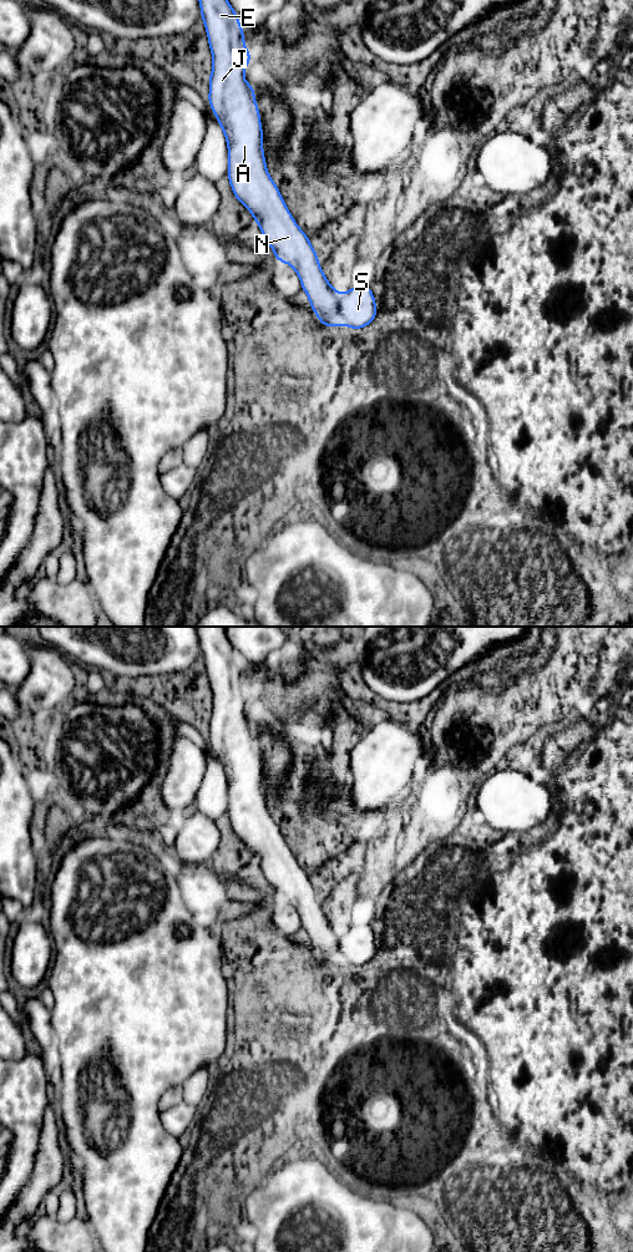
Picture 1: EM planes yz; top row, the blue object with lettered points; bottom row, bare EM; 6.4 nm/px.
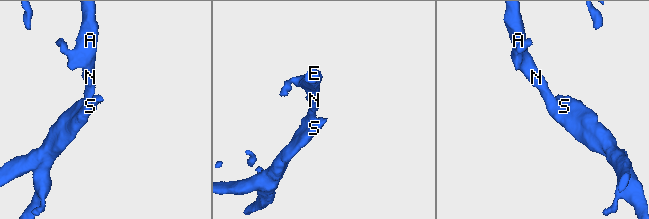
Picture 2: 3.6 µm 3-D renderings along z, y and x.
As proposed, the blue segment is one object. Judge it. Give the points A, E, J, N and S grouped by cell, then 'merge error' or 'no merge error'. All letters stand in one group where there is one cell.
A E J N / S; merge error

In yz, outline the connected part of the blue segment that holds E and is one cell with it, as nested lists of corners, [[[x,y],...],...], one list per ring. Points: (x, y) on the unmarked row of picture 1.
[[[197,627],[197,633],[213,694],[208,739],[227,777],[227,815],[234,835],[253,852],[253,857],[259,862],[263,876],[272,884],[275,897],[294,906],[319,959],[326,965],[341,964],[336,943],[339,931],[324,914],[318,899],[319,893],[310,883],[309,875],[295,861],[265,804],[263,769],[254,724],[244,719],[244,705],[252,699],[252,695],[244,684],[244,669],[237,650],[228,640],[226,627]]]

